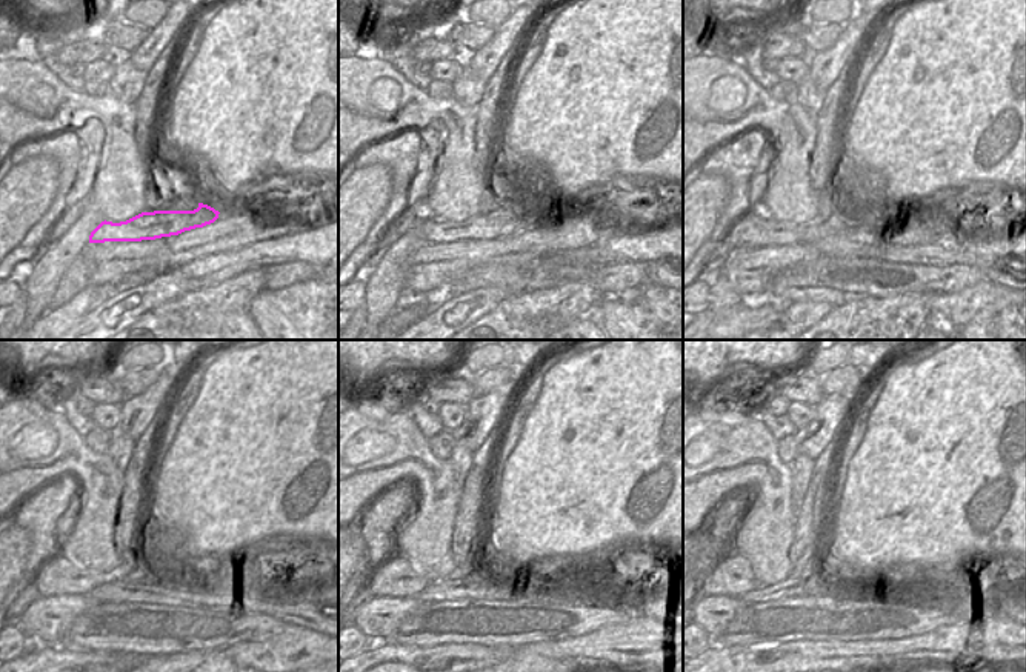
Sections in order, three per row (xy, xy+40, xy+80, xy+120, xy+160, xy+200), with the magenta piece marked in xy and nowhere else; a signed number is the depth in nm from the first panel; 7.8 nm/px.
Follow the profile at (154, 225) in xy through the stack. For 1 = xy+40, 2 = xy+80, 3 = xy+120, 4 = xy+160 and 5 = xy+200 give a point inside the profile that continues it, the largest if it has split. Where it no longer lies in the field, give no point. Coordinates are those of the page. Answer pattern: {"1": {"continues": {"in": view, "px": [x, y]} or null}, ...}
{"1": {"continues": {"in": "xy+40", "px": [502, 222]}}, "2": {"continues": {"in": "xy+80", "px": [752, 231]}}, "3": {"continues": {"in": "xy+120", "px": [54, 577]}}, "4": {"continues": {"in": "xy+160", "px": [393, 577]}}, "5": {"continues": {"in": "xy+200", "px": [728, 575]}}}

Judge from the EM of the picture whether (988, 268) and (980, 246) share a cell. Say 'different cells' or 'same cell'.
different cells

